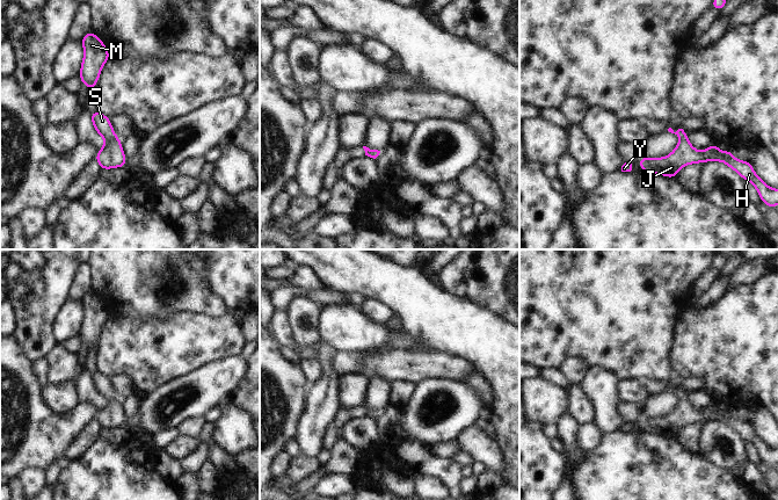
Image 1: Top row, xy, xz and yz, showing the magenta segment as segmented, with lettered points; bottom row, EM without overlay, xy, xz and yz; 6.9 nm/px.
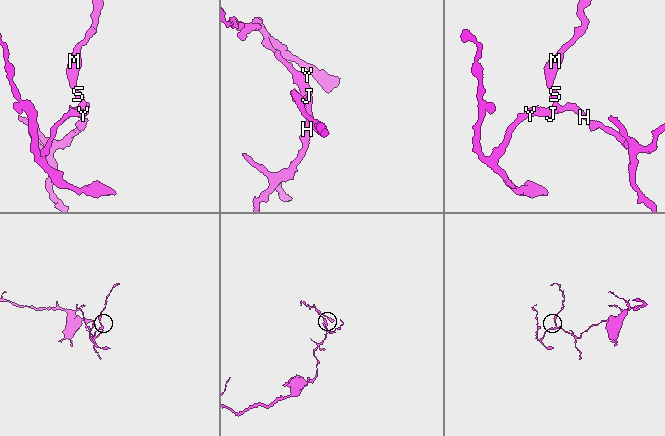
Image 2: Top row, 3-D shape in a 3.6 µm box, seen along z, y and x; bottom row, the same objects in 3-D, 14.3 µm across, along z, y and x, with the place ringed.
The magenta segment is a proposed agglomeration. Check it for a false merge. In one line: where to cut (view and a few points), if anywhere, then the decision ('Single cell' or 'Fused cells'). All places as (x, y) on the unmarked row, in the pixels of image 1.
No split. Single cell

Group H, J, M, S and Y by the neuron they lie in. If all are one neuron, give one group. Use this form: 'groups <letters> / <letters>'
groups H J M S Y

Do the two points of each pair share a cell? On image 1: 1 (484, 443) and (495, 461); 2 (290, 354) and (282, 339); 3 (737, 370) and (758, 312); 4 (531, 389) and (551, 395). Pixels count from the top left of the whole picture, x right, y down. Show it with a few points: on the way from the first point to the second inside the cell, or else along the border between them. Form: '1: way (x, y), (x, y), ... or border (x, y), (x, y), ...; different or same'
1: way (484, 448), (491, 456); same
2: border (278, 342), (289, 346), (300, 360); different
3: way (746, 356), (758, 342), (758, 326); same
4: way (536, 393), (546, 395); same

